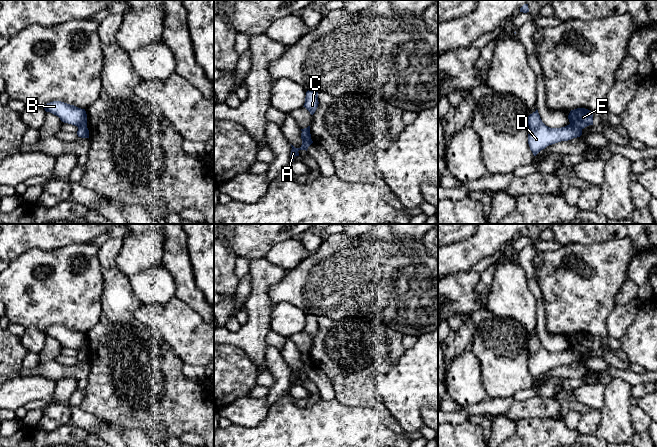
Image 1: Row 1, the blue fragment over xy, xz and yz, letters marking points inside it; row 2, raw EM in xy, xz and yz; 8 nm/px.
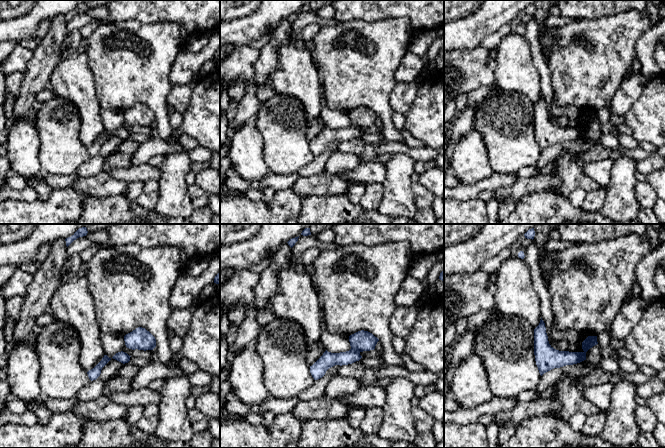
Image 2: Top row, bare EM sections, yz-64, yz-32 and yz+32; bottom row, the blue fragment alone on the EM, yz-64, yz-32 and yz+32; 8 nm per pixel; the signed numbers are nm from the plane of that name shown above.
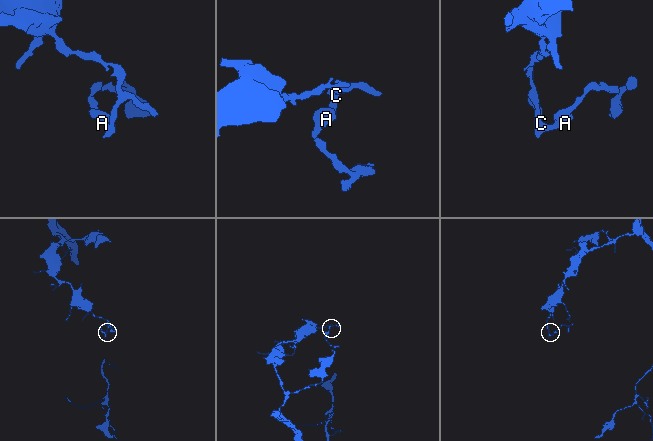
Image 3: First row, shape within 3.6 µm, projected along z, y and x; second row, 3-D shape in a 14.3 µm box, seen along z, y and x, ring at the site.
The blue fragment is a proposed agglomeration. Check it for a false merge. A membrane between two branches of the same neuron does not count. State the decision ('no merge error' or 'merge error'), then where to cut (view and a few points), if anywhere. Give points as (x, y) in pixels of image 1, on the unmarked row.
merge error; cut in yz along (570, 347), (581, 354)

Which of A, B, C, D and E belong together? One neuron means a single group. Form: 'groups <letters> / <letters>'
groups A B E / C D

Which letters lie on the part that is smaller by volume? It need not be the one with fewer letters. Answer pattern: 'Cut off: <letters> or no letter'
Cut off: A, B, E

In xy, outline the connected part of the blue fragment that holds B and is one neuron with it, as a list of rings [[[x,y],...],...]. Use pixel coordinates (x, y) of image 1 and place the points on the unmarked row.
[[[61,325],[47,327],[44,333],[46,336],[58,340],[64,347],[72,348],[77,351],[87,350],[87,338],[85,333]]]

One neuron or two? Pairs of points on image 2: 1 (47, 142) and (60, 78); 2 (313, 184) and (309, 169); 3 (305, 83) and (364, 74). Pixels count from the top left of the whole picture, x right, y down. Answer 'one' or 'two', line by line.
1: two
2: two
3: two

